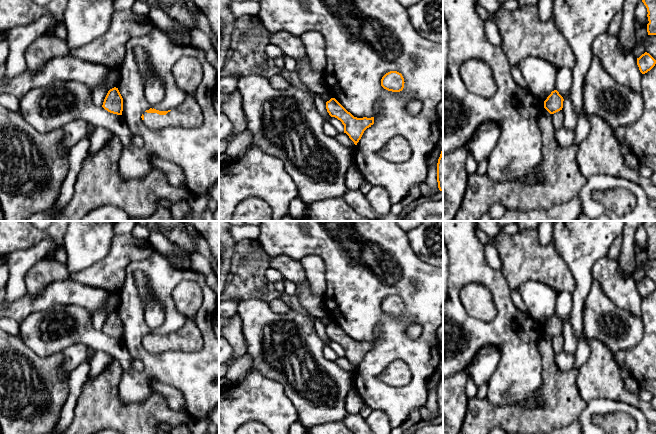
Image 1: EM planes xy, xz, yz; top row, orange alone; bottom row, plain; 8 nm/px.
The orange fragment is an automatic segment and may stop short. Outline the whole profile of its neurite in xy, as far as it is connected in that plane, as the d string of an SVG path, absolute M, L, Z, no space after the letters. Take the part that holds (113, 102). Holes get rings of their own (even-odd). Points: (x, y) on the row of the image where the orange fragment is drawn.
M114 87L108 91L102 107L110 113L122 115L123 98L118 88Z

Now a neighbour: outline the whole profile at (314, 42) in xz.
M309 31L303 33L300 39L312 69L323 72L327 64L325 38L319 32Z

